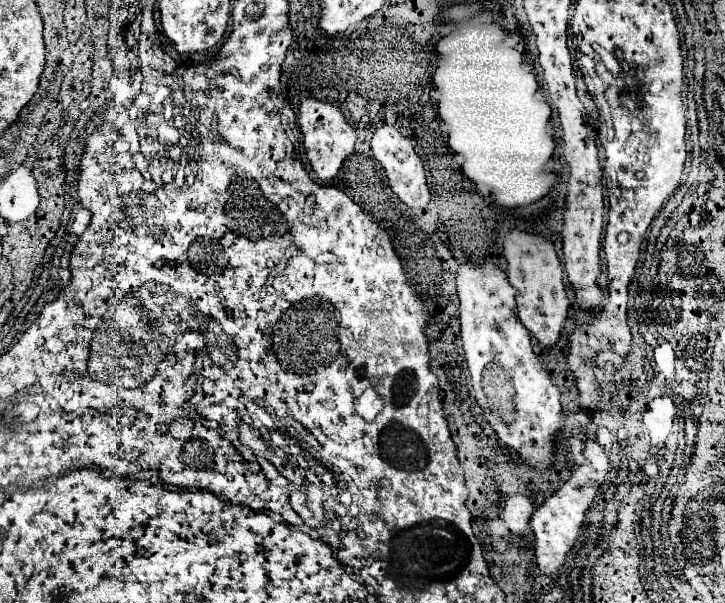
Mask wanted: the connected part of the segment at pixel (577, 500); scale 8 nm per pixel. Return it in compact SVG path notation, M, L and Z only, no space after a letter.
M595 441L583 445L581 455L585 455L585 461L575 465L573 475L569 481L565 481L551 497L547 497L529 519L529 525L535 535L535 565L547 575L559 575L559 569L565 561L565 555L571 551L577 535L581 533L581 523L585 517L585 509L591 507L593 497L597 495L599 487L603 485L605 475L609 473L609 457L605 455L603 447Z

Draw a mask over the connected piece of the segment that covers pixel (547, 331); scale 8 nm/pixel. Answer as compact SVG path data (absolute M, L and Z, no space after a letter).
M511 229L503 241L503 255L507 259L507 275L509 283L517 291L517 315L521 323L537 337L537 341L545 347L551 347L559 341L563 323L567 319L569 299L563 287L563 269L561 261L555 253L555 245L551 239L525 233L519 229Z

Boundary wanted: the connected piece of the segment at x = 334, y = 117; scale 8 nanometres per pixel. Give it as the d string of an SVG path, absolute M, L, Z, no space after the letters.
M309 97L309 99L303 99L300 104L299 127L301 127L303 139L305 139L307 157L311 161L313 171L317 173L317 177L327 183L339 173L343 161L353 153L357 135L355 135L353 127L345 121L341 111L331 103Z

